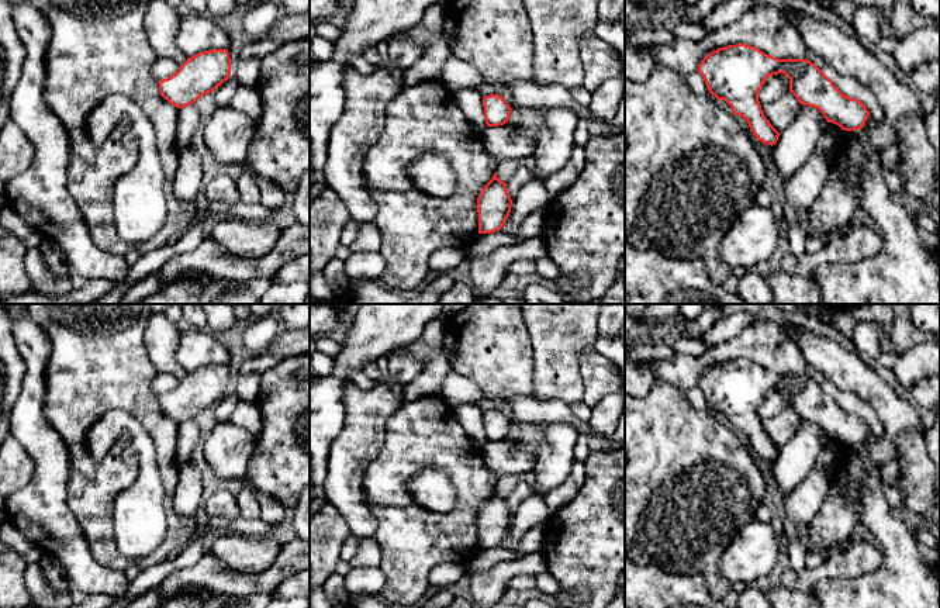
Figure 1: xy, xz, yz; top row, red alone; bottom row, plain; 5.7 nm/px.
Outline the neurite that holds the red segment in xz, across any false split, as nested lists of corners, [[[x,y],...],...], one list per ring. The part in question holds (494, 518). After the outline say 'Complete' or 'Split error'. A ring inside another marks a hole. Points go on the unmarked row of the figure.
[[[495,487],[477,512],[478,549],[500,546],[509,532],[511,521],[507,498],[501,497]]]. Complete

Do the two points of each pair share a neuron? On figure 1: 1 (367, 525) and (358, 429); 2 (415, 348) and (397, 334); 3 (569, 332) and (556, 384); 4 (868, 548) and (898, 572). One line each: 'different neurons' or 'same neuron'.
1: same neuron
2: different neurons
3: same neuron
4: different neurons

